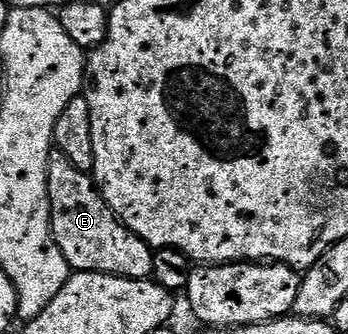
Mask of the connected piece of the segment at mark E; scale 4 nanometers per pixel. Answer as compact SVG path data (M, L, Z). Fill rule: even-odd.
M54 149L48 165L50 224L56 245L74 271L95 271L125 279L149 279L154 273L155 248L149 247L112 213L91 172L81 171L63 151Z

